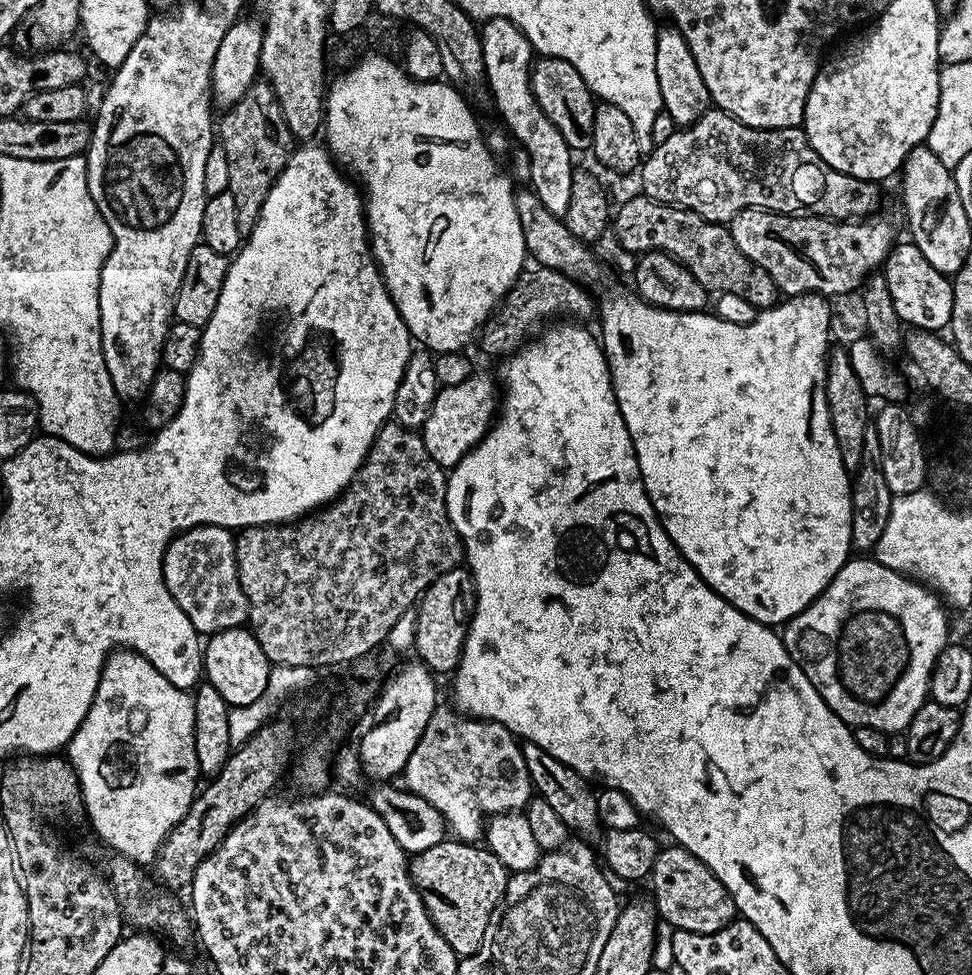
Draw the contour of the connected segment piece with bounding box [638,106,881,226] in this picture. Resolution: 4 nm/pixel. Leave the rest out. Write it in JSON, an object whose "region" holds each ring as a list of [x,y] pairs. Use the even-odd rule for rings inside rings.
{"region":[[[712,106],[706,114],[702,114],[696,119],[695,123],[681,127],[666,142],[655,145],[652,151],[643,157],[642,163],[638,169],[640,184],[643,195],[648,196],[651,200],[657,200],[660,204],[669,204],[675,208],[684,208],[687,212],[693,212],[701,216],[703,220],[709,220],[715,224],[725,226],[731,225],[732,219],[736,213],[746,210],[747,208],[764,208],[767,212],[780,212],[783,216],[820,216],[823,220],[843,220],[851,221],[853,218],[868,218],[873,215],[872,212],[880,204],[879,183],[870,180],[859,180],[850,174],[842,174],[838,170],[829,168],[820,163],[819,159],[814,158],[811,148],[807,147],[808,136],[803,127],[799,128],[751,128],[742,122],[738,122],[730,114],[720,111],[719,108]]]}

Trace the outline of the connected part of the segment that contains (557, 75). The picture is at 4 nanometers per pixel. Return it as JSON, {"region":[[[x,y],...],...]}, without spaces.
{"region":[[[545,56],[537,59],[532,65],[532,93],[546,118],[558,126],[558,134],[562,134],[577,153],[587,153],[594,142],[594,114],[598,101],[586,82],[582,82],[582,74],[562,58]]]}

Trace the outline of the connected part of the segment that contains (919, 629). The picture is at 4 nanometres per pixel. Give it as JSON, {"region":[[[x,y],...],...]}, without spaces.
{"region":[[[850,558],[844,563],[842,570],[838,570],[838,574],[834,574],[830,586],[826,586],[826,590],[822,590],[822,594],[818,594],[818,598],[814,598],[814,602],[810,606],[806,606],[806,610],[802,610],[802,614],[798,614],[783,625],[782,639],[790,658],[794,658],[794,662],[798,662],[798,666],[804,671],[806,678],[810,678],[814,690],[818,690],[818,694],[824,699],[826,706],[830,706],[830,710],[834,710],[834,714],[838,714],[838,718],[842,718],[849,726],[870,726],[874,730],[882,730],[889,734],[903,733],[907,729],[908,723],[914,718],[914,714],[918,714],[918,710],[929,699],[932,671],[936,665],[936,659],[939,658],[940,651],[947,648],[950,643],[948,616],[944,613],[943,606],[940,605],[941,597],[931,587],[923,588],[922,585],[915,584],[914,581],[907,580],[907,578],[909,577],[903,571],[888,569],[886,566],[880,565],[876,559]]]}

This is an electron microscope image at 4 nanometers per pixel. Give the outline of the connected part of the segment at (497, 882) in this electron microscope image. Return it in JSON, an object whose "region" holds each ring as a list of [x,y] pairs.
{"region":[[[446,838],[438,846],[430,846],[430,850],[415,853],[411,857],[410,867],[412,883],[420,891],[420,896],[424,900],[426,910],[436,929],[446,938],[448,945],[456,951],[457,957],[463,958],[474,954],[478,946],[482,946],[482,938],[488,928],[490,918],[503,901],[510,875],[508,869],[502,866],[502,862],[498,862],[498,858],[488,851],[487,847],[455,838]]]}

